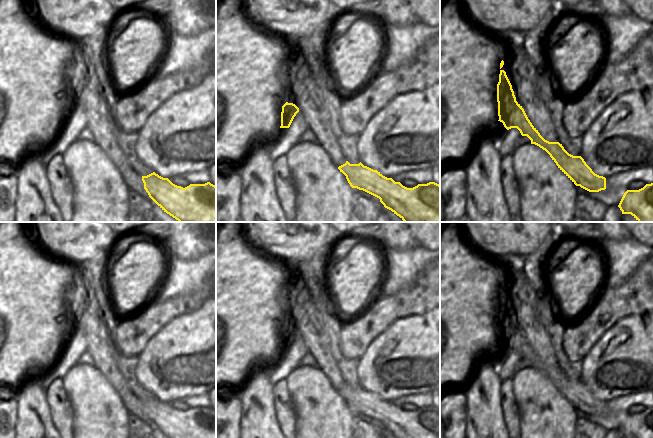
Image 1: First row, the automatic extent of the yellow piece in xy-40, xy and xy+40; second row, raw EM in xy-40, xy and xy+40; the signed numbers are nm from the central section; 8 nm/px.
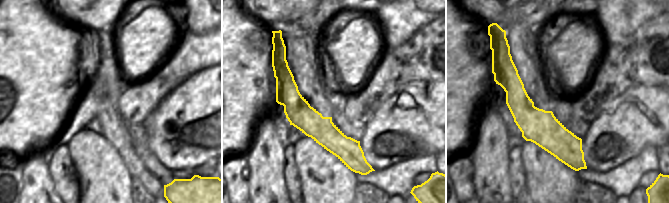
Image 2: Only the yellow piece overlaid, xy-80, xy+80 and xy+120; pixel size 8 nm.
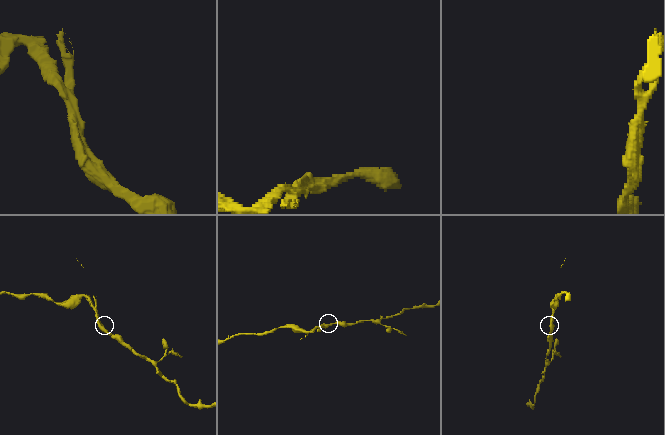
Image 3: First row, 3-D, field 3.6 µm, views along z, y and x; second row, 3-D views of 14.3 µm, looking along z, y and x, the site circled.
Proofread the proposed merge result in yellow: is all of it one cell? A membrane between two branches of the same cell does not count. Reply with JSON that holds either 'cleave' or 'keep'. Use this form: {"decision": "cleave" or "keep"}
{"decision": "keep"}

